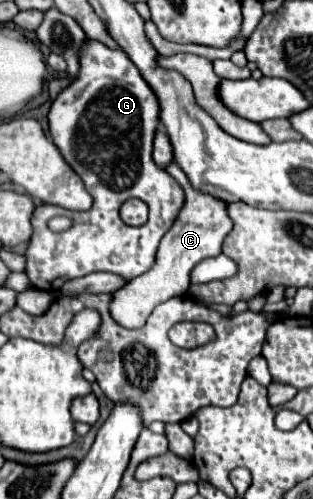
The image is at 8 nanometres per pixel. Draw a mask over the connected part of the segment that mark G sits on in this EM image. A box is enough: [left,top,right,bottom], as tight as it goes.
[25,40,183,292]

